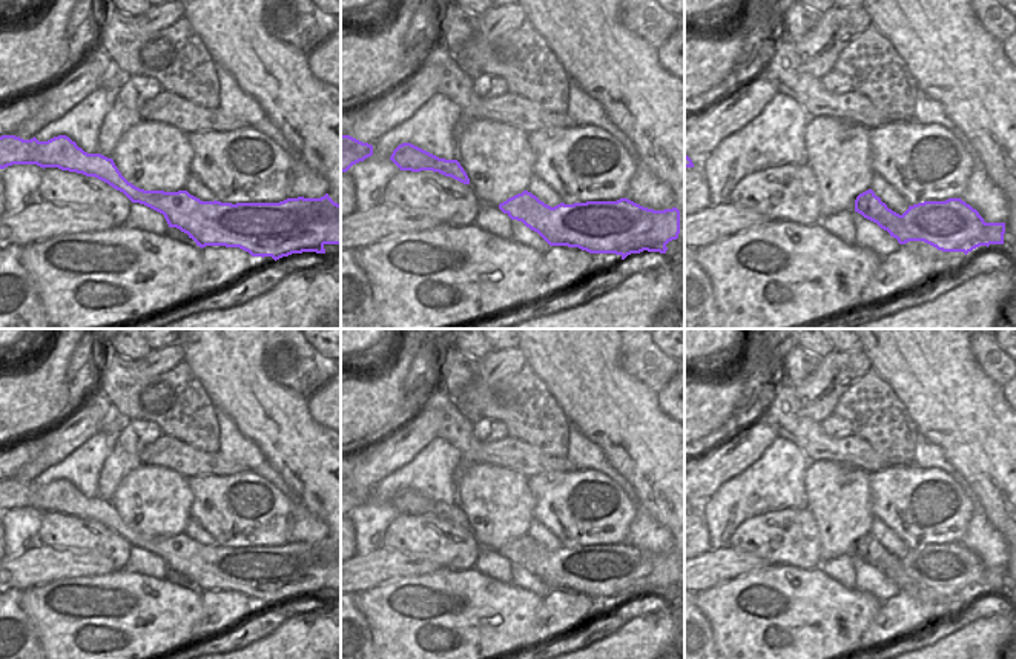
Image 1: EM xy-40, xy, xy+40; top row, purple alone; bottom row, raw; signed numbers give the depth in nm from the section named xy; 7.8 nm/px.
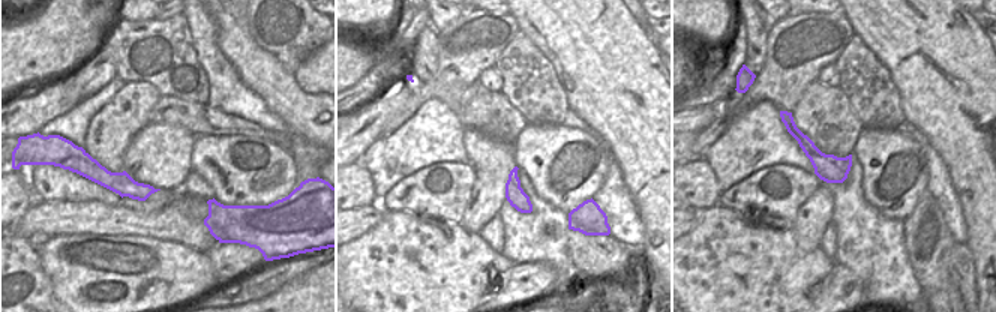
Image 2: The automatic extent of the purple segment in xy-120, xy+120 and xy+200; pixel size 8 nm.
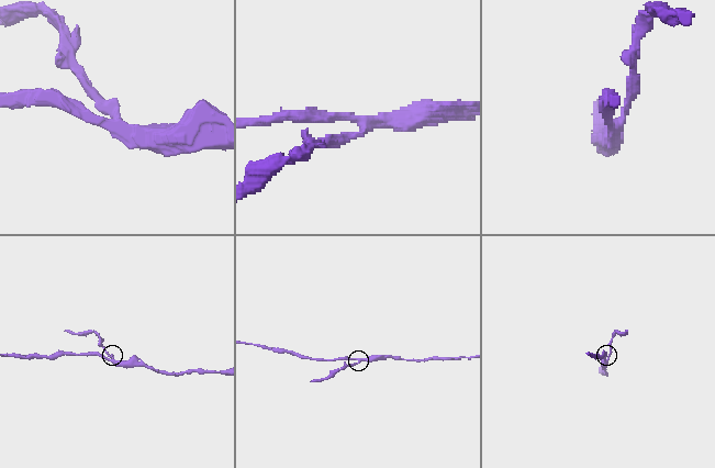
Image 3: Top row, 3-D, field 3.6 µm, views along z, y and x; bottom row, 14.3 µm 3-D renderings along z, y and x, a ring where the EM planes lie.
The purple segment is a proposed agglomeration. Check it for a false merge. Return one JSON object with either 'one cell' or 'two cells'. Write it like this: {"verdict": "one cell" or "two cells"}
{"verdict": "two cells"}

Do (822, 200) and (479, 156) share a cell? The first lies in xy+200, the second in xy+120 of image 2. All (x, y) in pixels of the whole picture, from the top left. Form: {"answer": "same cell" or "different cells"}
{"answer": "same cell"}

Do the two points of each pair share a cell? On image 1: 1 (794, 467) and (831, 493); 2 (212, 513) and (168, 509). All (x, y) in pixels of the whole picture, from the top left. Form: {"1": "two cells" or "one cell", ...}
{"1": "two cells", "2": "two cells"}

